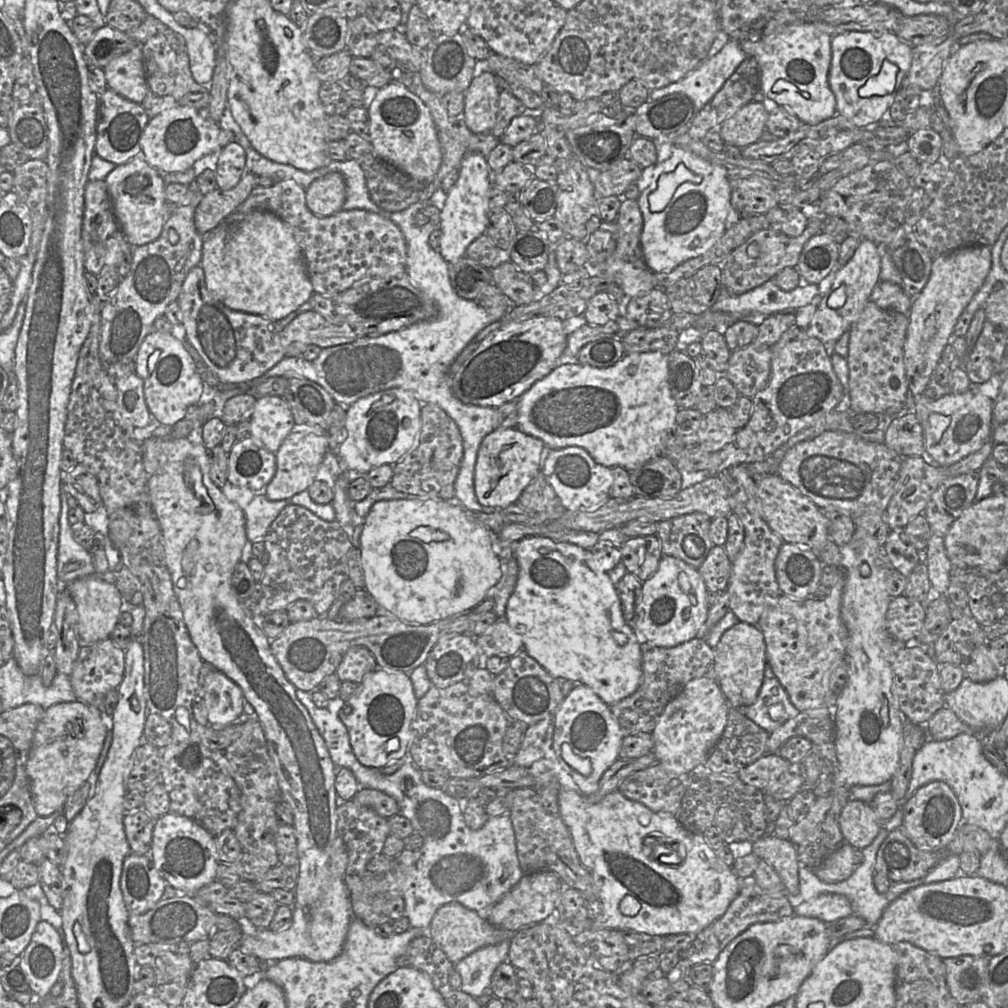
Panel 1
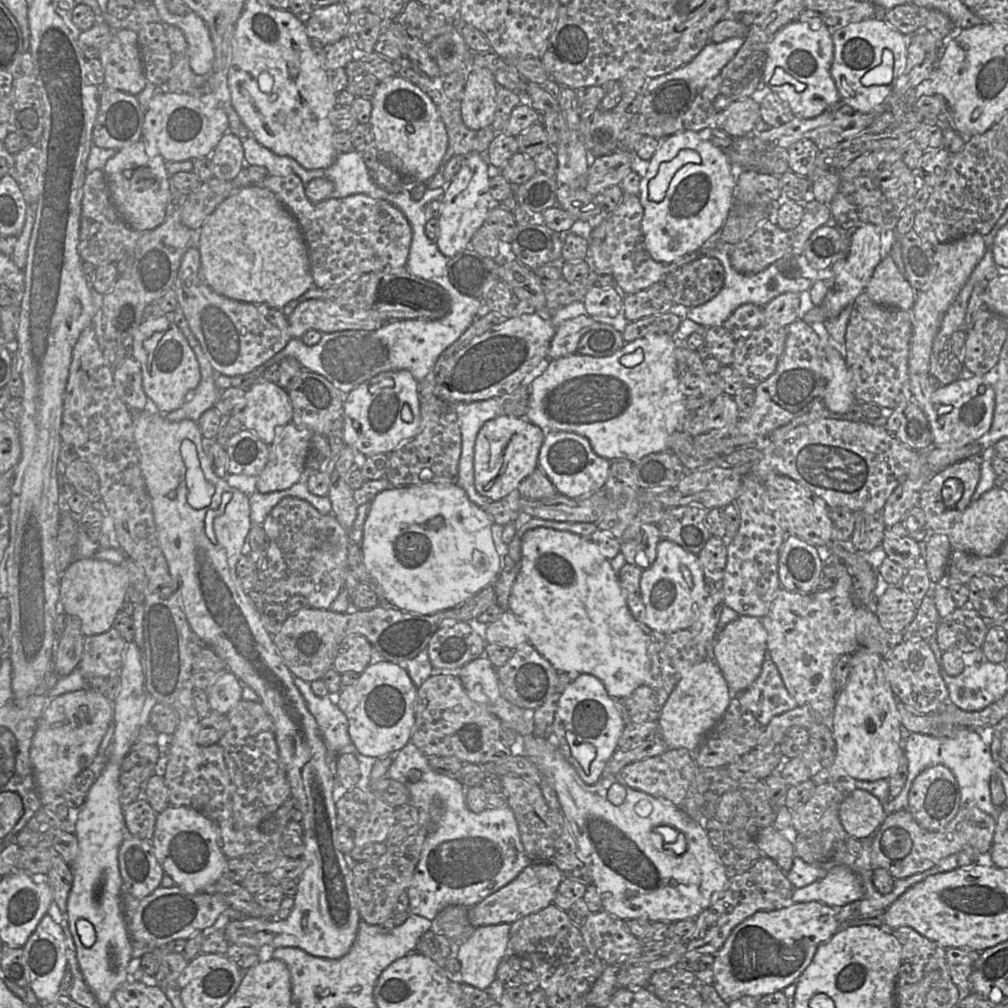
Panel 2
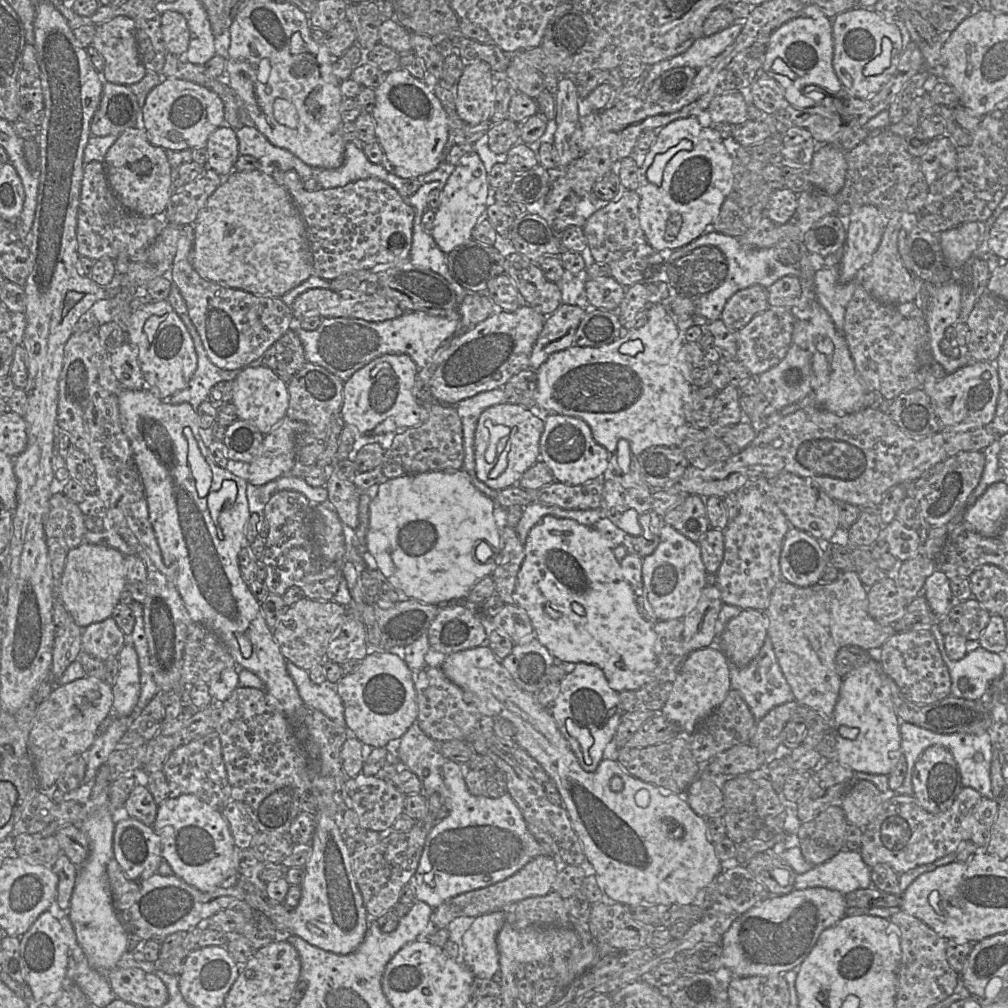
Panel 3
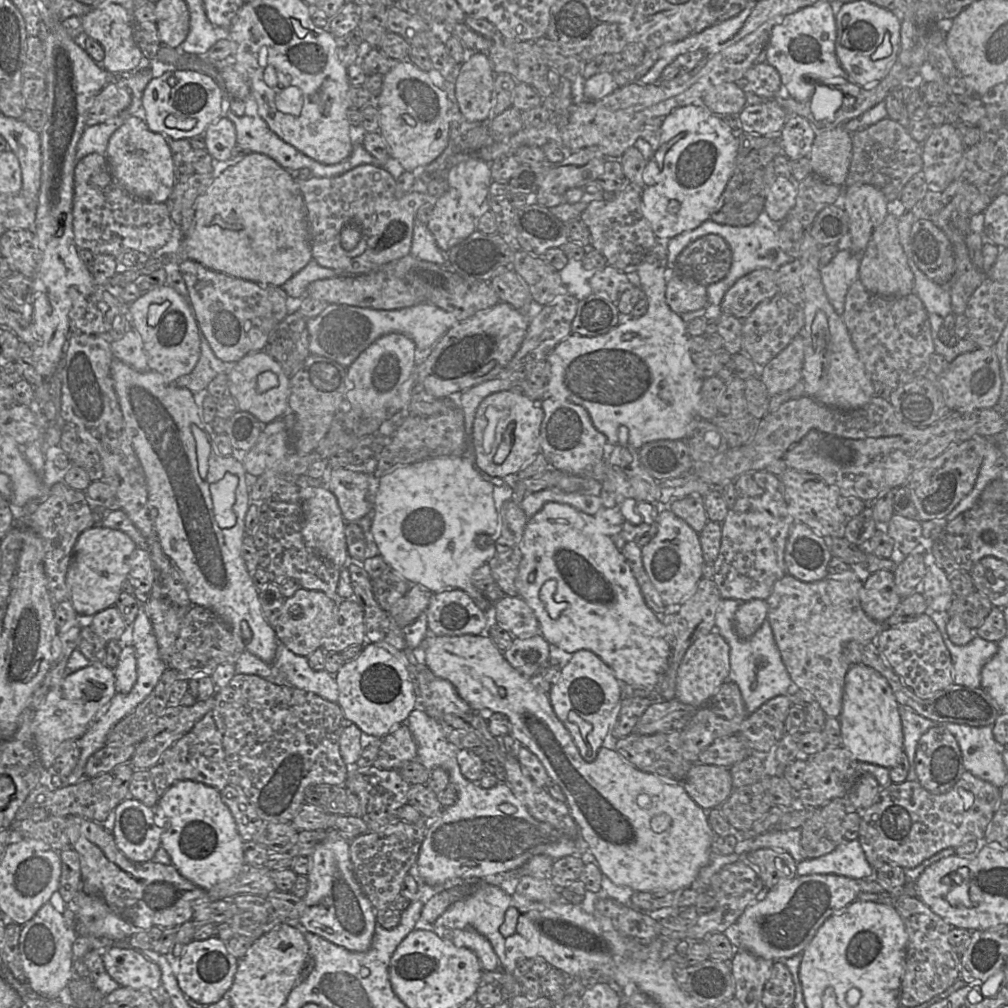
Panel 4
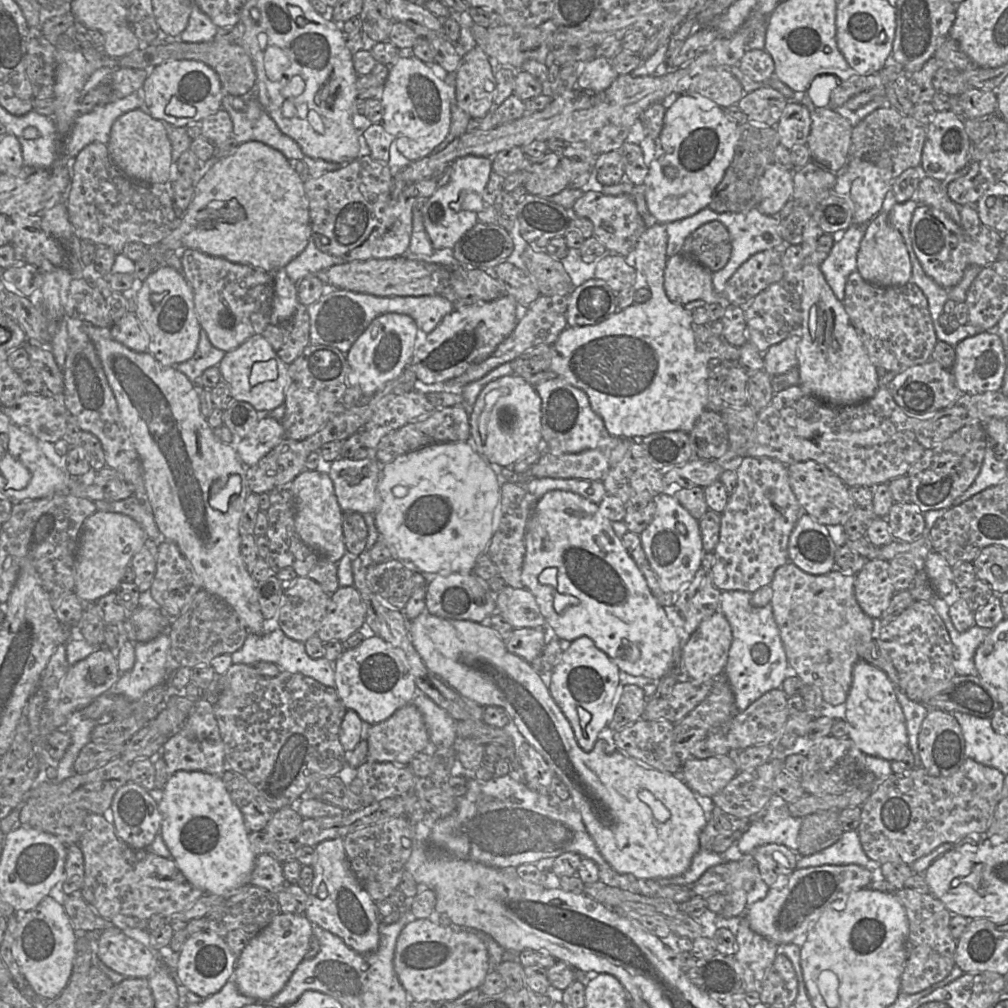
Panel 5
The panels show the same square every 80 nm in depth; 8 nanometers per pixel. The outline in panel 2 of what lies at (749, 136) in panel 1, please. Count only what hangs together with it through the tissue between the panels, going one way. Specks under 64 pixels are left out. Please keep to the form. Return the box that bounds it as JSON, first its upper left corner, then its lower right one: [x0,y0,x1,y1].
[718,97,760,137]

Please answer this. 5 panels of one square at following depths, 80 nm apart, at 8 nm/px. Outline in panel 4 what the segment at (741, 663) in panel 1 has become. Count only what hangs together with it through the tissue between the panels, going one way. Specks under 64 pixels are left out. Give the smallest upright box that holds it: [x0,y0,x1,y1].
[733,599,768,639]

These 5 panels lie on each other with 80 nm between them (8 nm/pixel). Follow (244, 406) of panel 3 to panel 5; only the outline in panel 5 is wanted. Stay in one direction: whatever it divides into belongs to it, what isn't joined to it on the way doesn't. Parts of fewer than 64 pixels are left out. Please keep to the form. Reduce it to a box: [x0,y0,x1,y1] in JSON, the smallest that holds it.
[218,335,289,411]

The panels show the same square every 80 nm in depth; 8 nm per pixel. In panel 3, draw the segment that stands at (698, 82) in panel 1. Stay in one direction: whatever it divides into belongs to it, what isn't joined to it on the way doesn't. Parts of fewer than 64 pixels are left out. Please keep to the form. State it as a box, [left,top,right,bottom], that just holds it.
[644,19,744,90]

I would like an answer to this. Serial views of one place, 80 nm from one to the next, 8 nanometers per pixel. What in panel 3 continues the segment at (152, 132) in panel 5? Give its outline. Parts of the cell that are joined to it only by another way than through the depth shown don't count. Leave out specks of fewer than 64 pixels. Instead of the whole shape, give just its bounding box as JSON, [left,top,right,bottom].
[104,128,172,216]

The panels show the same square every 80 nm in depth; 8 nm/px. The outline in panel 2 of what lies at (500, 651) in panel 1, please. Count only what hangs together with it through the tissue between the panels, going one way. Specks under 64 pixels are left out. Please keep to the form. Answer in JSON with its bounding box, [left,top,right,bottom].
[482,609,527,650]

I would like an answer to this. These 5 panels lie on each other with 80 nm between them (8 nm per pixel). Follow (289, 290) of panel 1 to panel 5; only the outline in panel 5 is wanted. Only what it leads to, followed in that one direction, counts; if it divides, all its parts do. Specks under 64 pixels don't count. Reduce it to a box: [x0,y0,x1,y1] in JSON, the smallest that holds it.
[161,141,312,273]

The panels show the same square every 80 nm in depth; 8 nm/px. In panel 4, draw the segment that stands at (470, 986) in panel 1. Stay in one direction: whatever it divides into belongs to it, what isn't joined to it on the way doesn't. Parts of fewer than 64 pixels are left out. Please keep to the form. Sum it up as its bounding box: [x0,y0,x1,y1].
[432,923,500,971]

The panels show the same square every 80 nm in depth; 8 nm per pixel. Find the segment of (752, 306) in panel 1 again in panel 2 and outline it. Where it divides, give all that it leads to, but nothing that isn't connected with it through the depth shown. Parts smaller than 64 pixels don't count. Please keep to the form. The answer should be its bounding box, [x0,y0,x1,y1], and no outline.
[682,248,813,328]

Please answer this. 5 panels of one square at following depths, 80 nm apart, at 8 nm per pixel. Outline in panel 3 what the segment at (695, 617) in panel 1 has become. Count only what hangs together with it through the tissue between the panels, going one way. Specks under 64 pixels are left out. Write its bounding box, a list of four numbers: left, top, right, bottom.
[642,523,708,620]

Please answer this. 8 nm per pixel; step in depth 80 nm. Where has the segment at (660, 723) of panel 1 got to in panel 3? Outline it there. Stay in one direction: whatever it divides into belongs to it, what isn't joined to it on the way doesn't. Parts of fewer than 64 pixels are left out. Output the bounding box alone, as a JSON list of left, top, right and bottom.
[660,643,731,736]

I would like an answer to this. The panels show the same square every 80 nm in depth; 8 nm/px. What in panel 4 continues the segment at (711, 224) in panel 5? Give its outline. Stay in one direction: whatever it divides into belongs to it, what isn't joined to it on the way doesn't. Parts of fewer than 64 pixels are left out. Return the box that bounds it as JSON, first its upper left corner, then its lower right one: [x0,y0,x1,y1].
[673,234,732,287]

